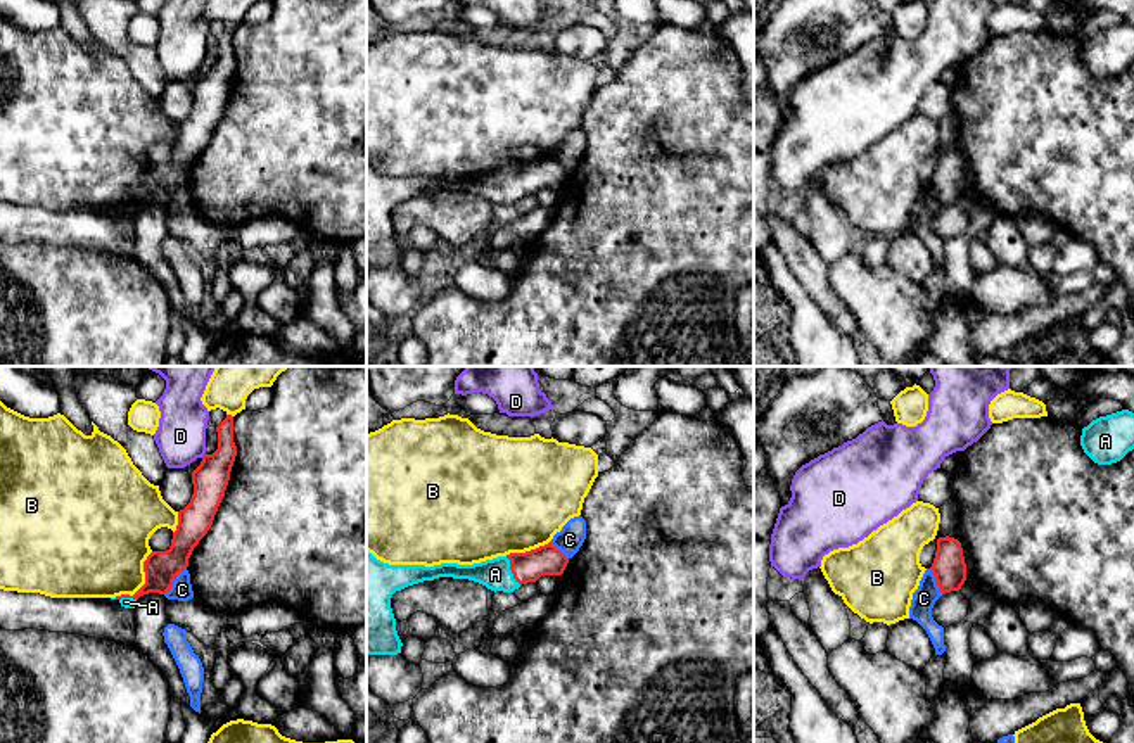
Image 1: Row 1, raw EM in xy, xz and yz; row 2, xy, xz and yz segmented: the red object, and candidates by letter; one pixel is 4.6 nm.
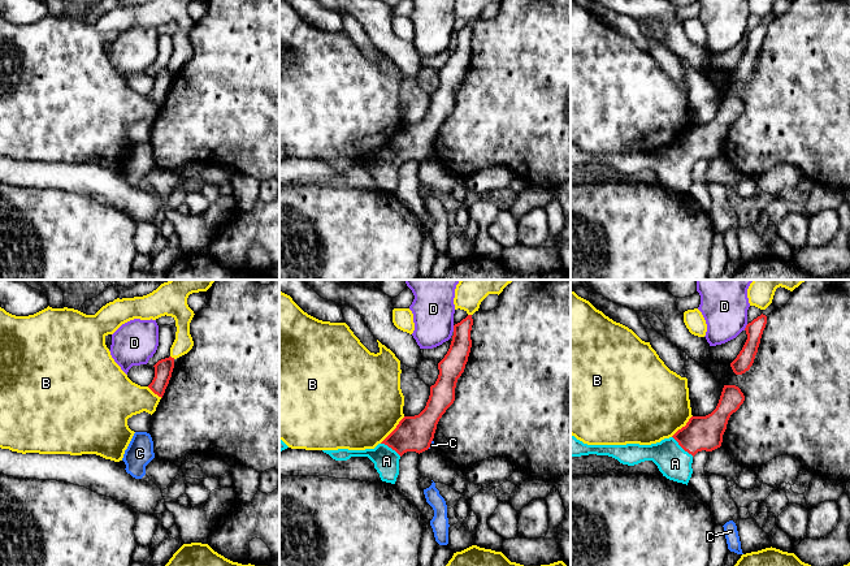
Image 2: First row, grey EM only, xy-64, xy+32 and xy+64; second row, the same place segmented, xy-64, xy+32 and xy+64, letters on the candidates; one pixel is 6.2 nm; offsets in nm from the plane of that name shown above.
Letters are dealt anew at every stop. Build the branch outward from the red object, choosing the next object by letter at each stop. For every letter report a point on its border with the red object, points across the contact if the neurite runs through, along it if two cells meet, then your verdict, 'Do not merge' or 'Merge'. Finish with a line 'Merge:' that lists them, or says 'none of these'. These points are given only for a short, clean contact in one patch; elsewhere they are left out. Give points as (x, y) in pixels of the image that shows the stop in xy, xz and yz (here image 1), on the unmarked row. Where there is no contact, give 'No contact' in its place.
A: Touches red at xz (510, 182). Path across: xz (547, 173), (510, 182), (495, 187). Merge
B: Touches red at xy (146, 196). Do not merge
C: Touches red at xy (173, 192). Boundary: xy (185, 182), (165, 208). Do not merge
D: No contact. Do not merge
Merge: A

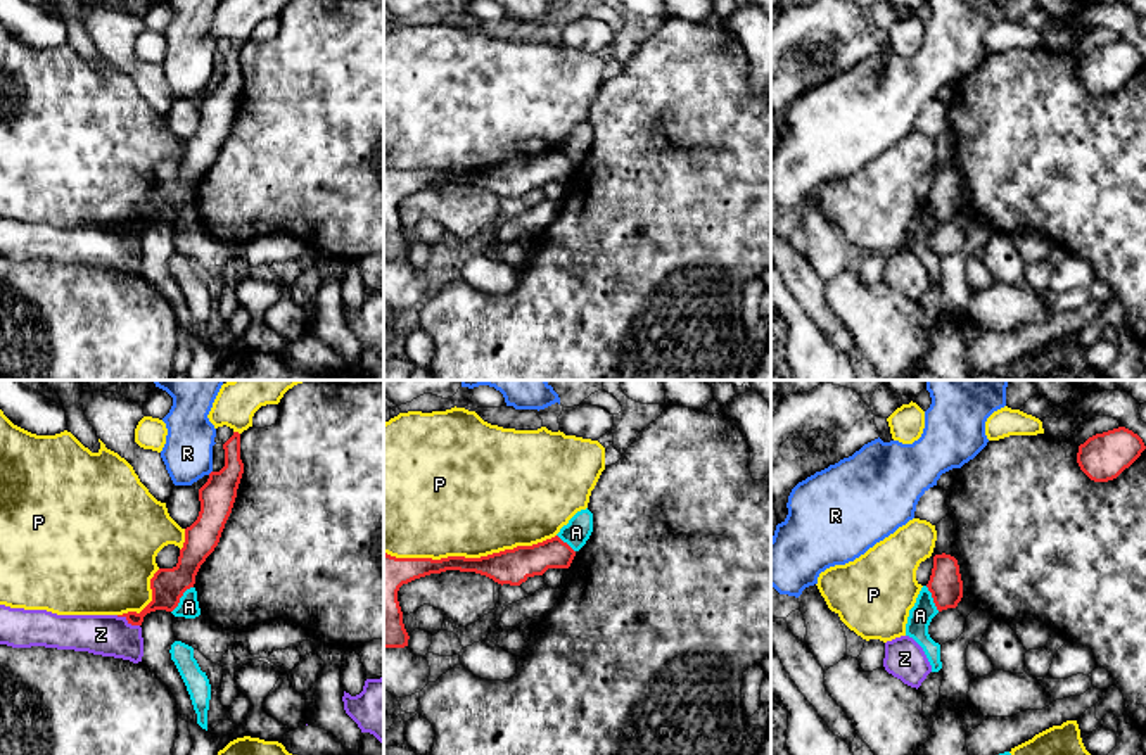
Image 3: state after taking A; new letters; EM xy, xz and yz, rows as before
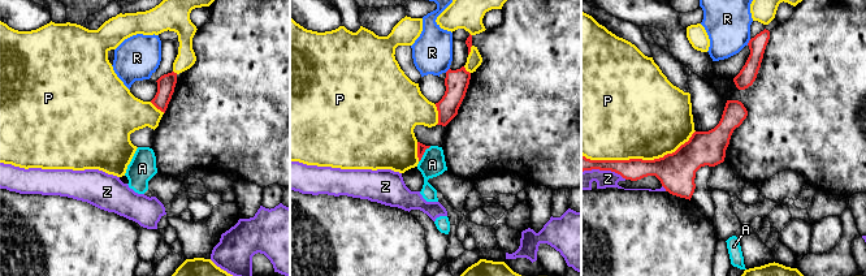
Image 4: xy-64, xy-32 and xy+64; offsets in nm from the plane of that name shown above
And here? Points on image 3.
A: Touches red at xy (180, 209). Do not merge
P: Touches red at xz (469, 171). Do not merge
R: No contact. Do not merge
Z: Touches red at xy (128, 234). Do not merge
Merge: none of these

